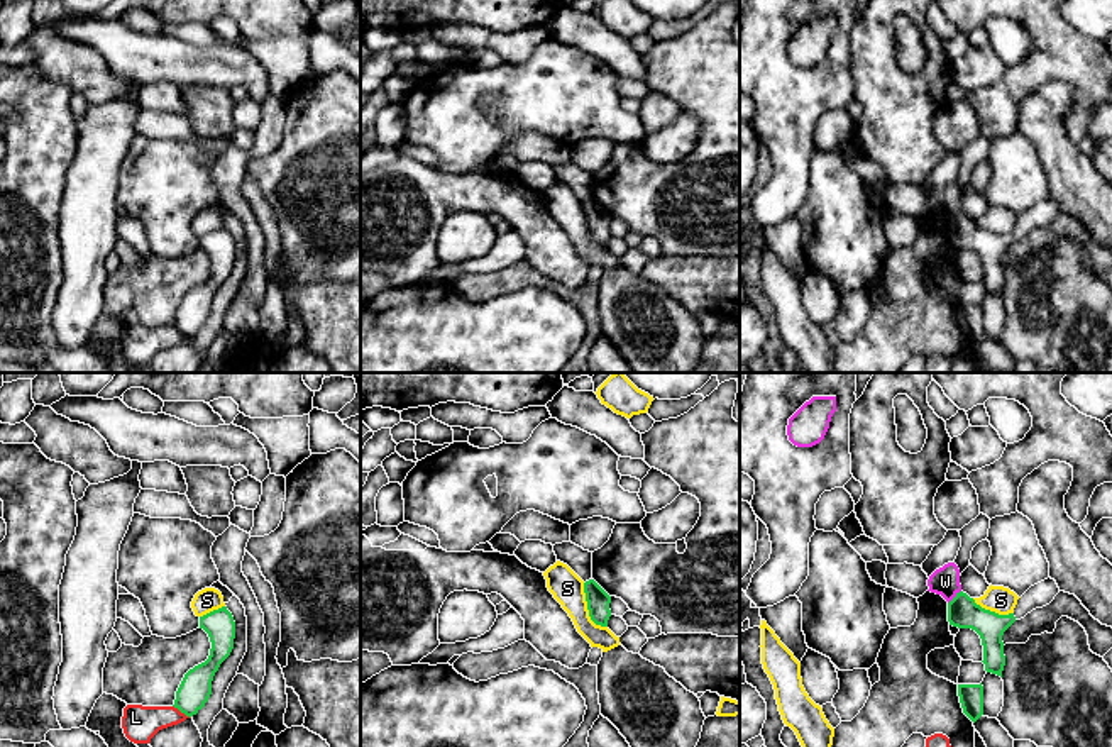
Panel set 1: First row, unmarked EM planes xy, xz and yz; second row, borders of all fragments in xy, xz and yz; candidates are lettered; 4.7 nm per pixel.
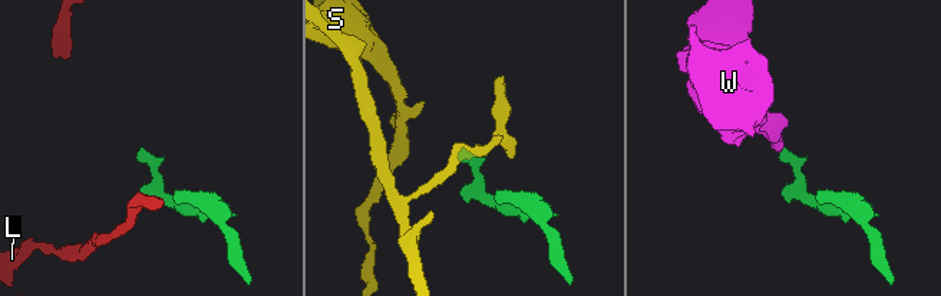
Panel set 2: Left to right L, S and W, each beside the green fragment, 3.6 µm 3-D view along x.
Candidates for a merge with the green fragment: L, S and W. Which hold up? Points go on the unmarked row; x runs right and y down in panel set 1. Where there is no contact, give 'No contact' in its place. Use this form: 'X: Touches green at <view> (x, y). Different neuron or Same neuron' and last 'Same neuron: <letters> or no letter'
L: Touches green at xy (181, 332). Different neuron
S: Touches green at xz (588, 229). Different neuron
W: Touches green at yz (955, 217). Different neuron
Same neuron: no letter

